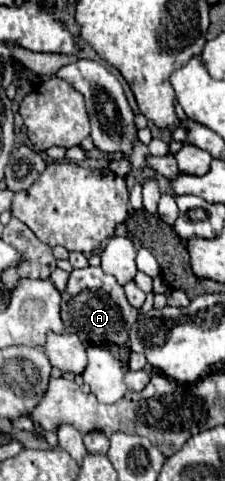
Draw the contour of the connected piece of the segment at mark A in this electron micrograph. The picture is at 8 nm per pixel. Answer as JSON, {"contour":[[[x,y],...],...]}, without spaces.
{"contour":[[[98,266],[74,270],[68,280],[68,288],[62,294],[62,322],[66,332],[76,334],[84,344],[118,344],[128,342],[128,330],[138,320],[138,310],[126,300],[124,288],[114,276],[102,272]]]}

